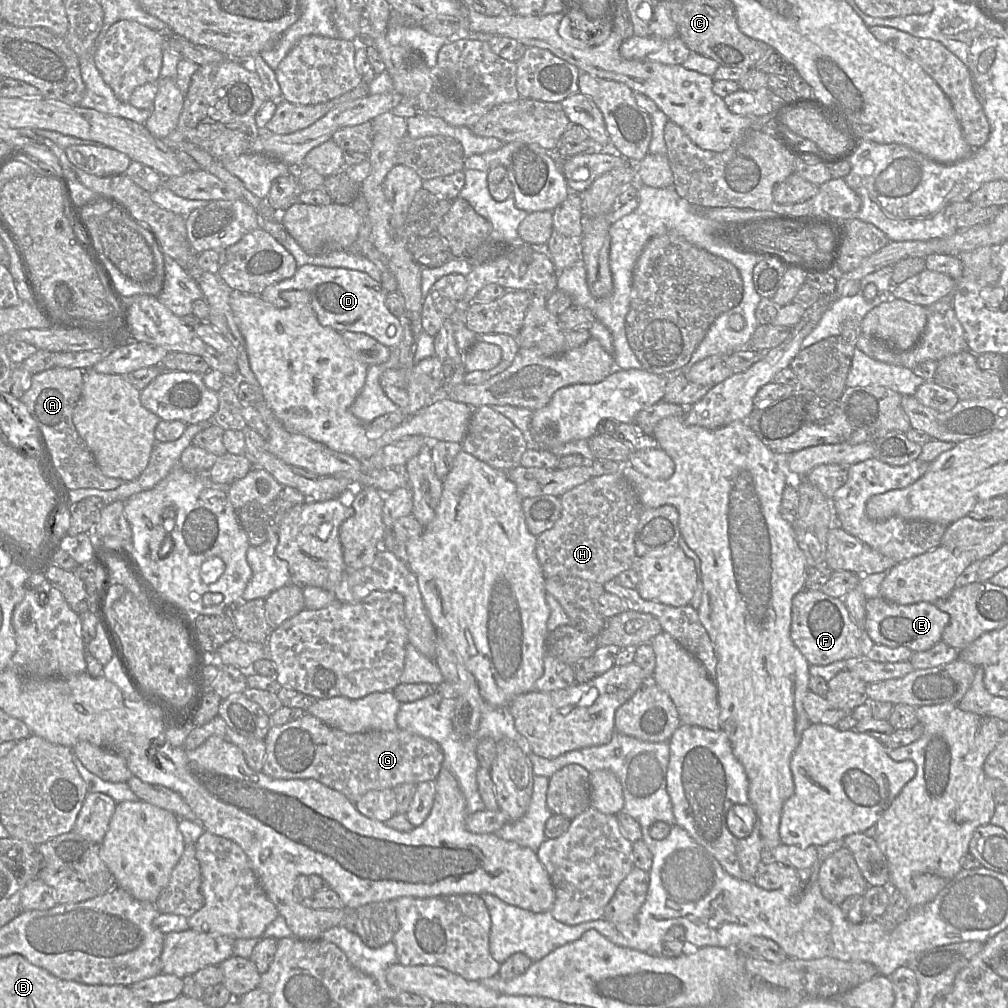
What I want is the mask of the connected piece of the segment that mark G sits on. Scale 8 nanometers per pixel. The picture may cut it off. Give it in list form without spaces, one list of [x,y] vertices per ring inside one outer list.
[[[306,712],[295,721],[272,725],[265,744],[264,774],[274,779],[311,778],[342,793],[354,804],[370,790],[434,781],[444,760],[435,741],[415,733],[398,728],[349,734]]]

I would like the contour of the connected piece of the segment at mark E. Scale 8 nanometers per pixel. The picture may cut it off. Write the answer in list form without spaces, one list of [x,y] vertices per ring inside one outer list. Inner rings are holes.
[[[881,596],[867,599],[863,631],[874,644],[896,648],[904,646],[913,652],[929,650],[941,641],[944,628],[949,623],[949,615],[929,602],[899,605]]]

